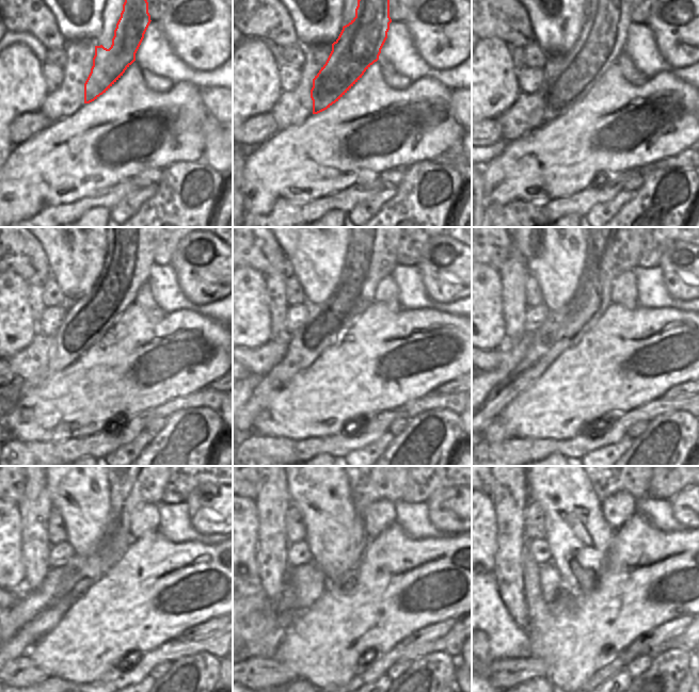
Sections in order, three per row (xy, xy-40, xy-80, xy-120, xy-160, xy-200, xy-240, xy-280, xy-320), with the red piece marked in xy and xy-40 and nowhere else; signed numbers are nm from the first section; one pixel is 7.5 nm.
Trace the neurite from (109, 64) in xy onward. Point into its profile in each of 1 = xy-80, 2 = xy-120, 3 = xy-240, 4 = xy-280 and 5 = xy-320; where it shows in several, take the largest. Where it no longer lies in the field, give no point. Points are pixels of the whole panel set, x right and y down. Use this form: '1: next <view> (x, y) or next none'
1: next xy-80 (603, 36)
2: next xy-120 (130, 254)
3: next xy-240 (129, 487)
4: next xy-280 (366, 487)
5: next xy-320 (604, 487)

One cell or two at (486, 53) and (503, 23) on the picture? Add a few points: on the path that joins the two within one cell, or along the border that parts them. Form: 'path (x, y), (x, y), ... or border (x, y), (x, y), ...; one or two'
border (482, 37), (498, 37), (510, 46); two

